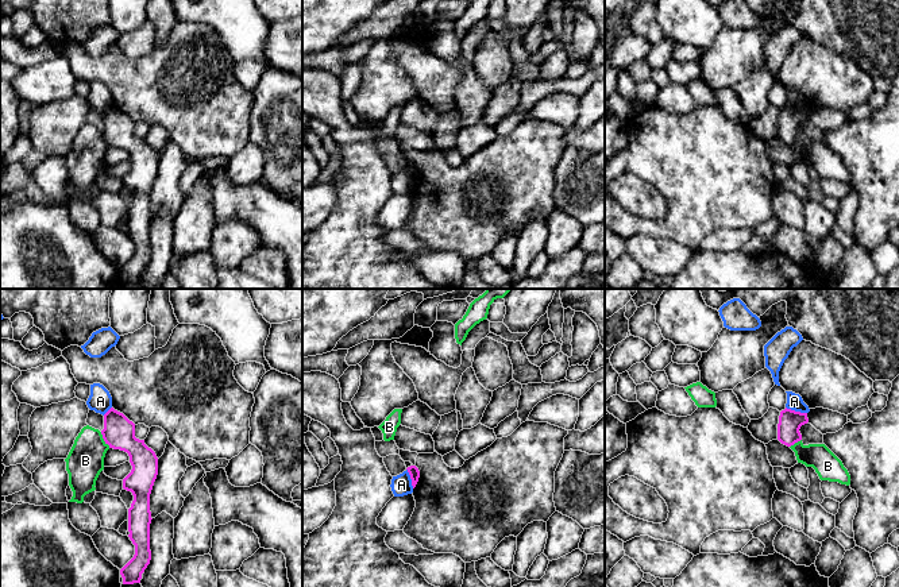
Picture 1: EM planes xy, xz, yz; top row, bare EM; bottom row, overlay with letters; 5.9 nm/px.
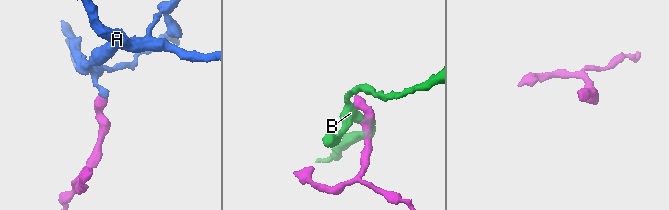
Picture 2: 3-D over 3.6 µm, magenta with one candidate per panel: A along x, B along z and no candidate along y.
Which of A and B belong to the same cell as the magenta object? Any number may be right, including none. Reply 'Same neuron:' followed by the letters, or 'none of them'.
Same neuron: none of them

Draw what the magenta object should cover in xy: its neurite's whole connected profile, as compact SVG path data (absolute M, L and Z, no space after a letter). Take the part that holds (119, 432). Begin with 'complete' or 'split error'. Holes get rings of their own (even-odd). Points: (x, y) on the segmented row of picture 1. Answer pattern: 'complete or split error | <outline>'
complete | M111 408L104 414L103 439L109 448L128 453L131 472L123 479L123 488L131 491L134 501L128 509L128 537L135 545L134 557L120 569L123 584L140 583L142 574L151 560L150 551L150 494L158 475L158 457L135 437L135 424Z

